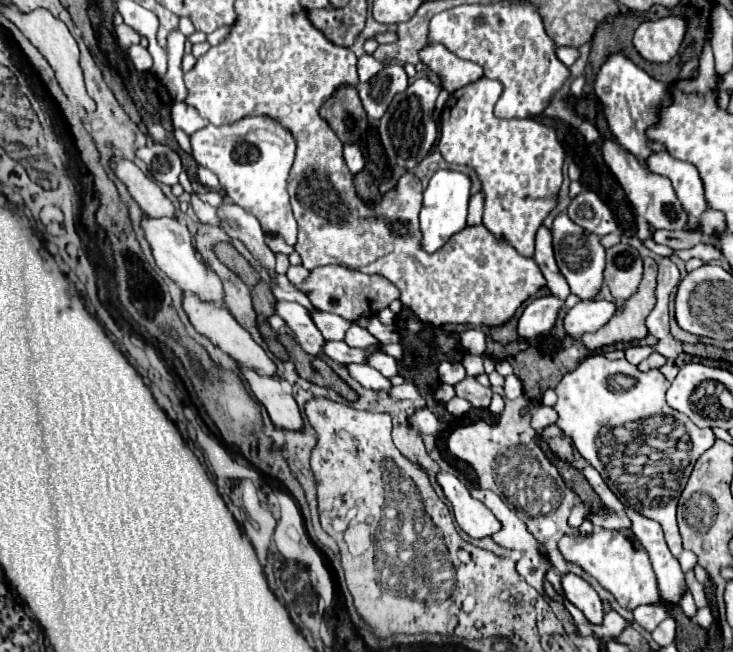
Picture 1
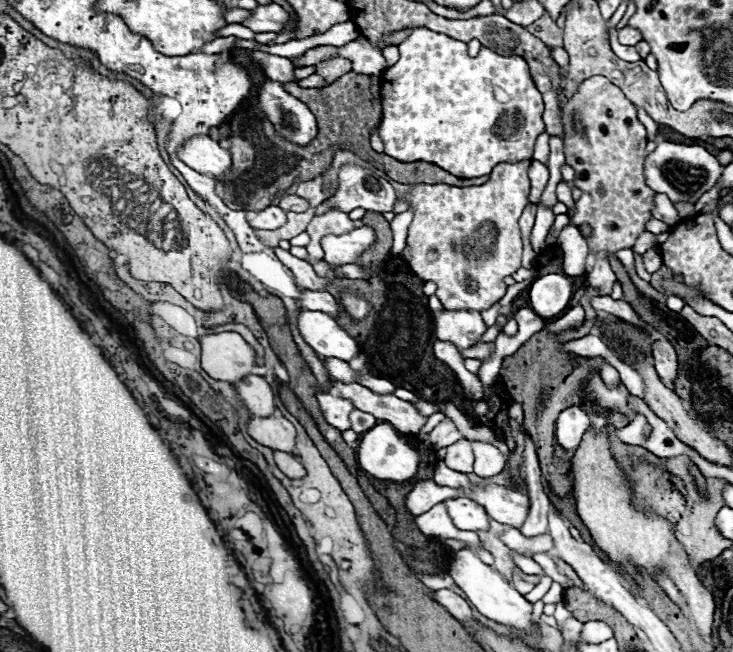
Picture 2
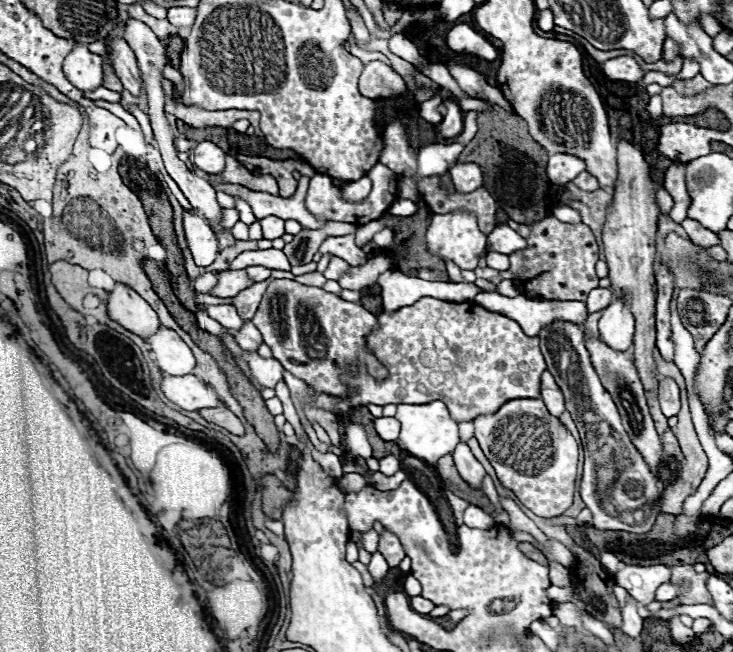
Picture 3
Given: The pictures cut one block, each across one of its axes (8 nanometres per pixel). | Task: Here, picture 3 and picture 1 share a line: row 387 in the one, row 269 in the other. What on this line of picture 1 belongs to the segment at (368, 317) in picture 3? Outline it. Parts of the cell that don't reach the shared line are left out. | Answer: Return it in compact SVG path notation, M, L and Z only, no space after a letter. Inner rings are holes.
M320 266L310 270L308 278L298 286L300 292L308 296L314 308L326 310L342 316L348 322L356 322L360 316L376 316L392 300L400 298L398 288L380 274L362 274L358 270L348 270L344 266Z

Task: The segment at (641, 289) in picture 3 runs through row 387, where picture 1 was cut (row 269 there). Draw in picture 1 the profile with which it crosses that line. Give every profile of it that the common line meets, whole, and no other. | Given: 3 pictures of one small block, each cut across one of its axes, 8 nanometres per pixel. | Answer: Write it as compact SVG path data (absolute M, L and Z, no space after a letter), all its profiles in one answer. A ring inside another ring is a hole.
M644 258L644 276L636 294L630 296L614 312L612 320L604 324L604 328L582 336L582 342L586 348L596 350L616 342L634 342L634 340L646 338L648 330L644 322L656 304L656 298L654 298L656 274L658 274L658 264L652 258Z

